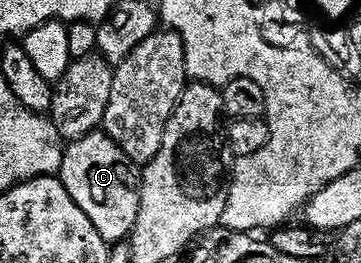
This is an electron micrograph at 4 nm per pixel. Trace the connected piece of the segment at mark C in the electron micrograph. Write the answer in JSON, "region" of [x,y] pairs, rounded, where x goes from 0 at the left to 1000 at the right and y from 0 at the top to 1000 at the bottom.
{"region":[[[260,498],[238,521],[222,521],[180,567],[163,684],[186,711],[186,741],[197,741],[197,757],[230,787],[230,817],[263,848],[294,924],[343,920],[366,890],[380,844],[391,738],[382,662],[377,673],[368,654],[368,616],[288,498]]]}

